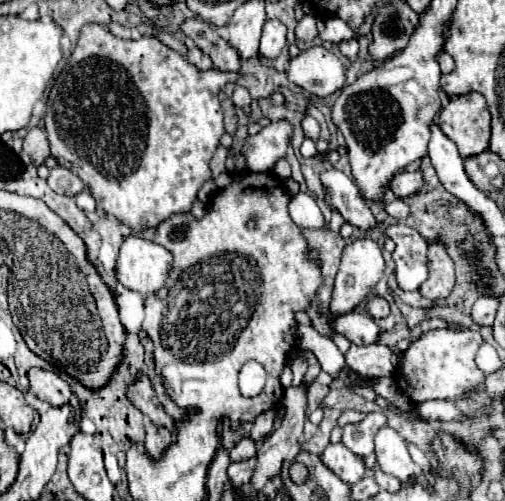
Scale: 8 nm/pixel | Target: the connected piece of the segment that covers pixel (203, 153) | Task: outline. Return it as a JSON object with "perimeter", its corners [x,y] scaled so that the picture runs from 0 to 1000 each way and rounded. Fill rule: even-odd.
{"perimeter":[[[168,48],[160,56],[160,64],[156,64],[156,80],[152,80],[149,100],[141,104],[137,124],[129,128],[129,136],[121,140],[121,148],[113,152],[113,160],[109,160],[101,184],[97,184],[93,228],[89,228],[85,244],[89,244],[89,263],[93,263],[93,275],[97,275],[97,287],[101,287],[101,311],[117,323],[117,331],[141,339],[149,351],[160,355],[168,379],[188,395],[192,415],[200,423],[224,427],[236,443],[251,447],[267,463],[279,463],[287,455],[311,455],[335,431],[374,423],[382,399],[390,395],[394,375],[418,355],[414,319],[418,319],[426,295],[434,291],[434,275],[446,267],[446,259],[442,259],[442,232],[438,232],[438,212],[434,212],[430,188],[434,188],[434,180],[450,164],[469,164],[473,152],[477,152],[473,144],[446,144],[446,140],[434,140],[434,136],[394,140],[378,124],[370,124],[358,108],[350,108],[347,100],[327,92],[307,72],[279,72],[275,80],[244,80],[244,76],[224,72],[200,48]]]}

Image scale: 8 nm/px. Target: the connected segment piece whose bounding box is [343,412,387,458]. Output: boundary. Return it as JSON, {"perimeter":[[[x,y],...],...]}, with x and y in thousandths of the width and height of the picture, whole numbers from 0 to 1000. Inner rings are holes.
{"perimeter":[[[735,822],[727,826],[723,838],[707,842],[707,846],[687,846],[679,854],[679,886],[711,906],[711,910],[727,910],[739,902],[739,874],[743,862],[766,846],[766,830],[758,822]]]}

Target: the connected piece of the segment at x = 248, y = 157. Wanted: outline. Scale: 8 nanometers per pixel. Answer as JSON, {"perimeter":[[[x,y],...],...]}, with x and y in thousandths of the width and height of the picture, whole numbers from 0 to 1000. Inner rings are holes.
{"perimeter":[[[537,244],[521,251],[521,259],[505,271],[489,271],[481,283],[477,307],[485,311],[485,327],[493,343],[533,343],[552,315],[564,311],[576,275],[576,248]]]}

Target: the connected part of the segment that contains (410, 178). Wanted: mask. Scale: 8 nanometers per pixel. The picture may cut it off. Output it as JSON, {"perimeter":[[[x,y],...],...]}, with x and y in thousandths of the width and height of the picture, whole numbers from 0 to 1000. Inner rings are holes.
{"perimeter":[[[790,343],[790,347],[782,347],[782,355],[774,359],[770,375],[774,375],[774,383],[778,383],[786,395],[802,395],[802,391],[822,387],[822,383],[834,375],[834,367],[838,367],[838,359],[834,359],[834,347],[830,347],[830,343],[818,343],[818,347],[810,347],[810,343]]]}

